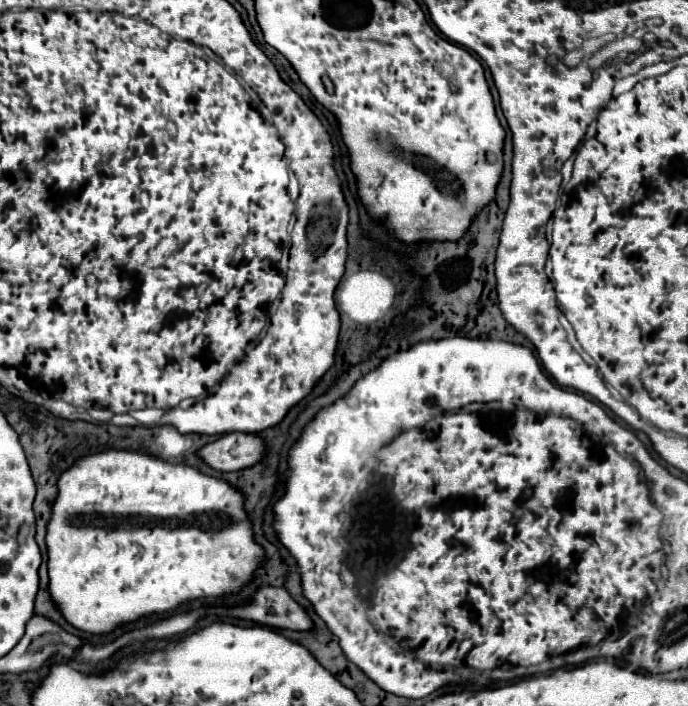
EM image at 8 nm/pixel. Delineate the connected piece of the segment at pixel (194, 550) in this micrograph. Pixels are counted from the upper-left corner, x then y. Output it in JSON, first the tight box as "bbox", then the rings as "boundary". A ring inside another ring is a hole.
{"bbox":[47,452,263,634],"boundary":[[[103,452],[95,456],[85,456],[85,460],[77,460],[71,470],[67,470],[59,478],[59,496],[55,500],[55,508],[51,514],[51,524],[47,524],[47,550],[49,550],[49,592],[67,618],[75,628],[91,634],[103,634],[111,632],[119,624],[133,622],[137,618],[150,615],[151,612],[165,612],[171,608],[177,608],[179,604],[193,600],[193,598],[205,598],[205,596],[221,596],[225,592],[239,590],[245,582],[251,580],[253,570],[263,560],[261,546],[253,540],[251,522],[247,520],[247,514],[243,510],[243,496],[233,486],[229,486],[225,480],[217,480],[211,476],[201,474],[195,468],[181,466],[181,464],[167,464],[153,456],[143,456],[137,452]]]}

